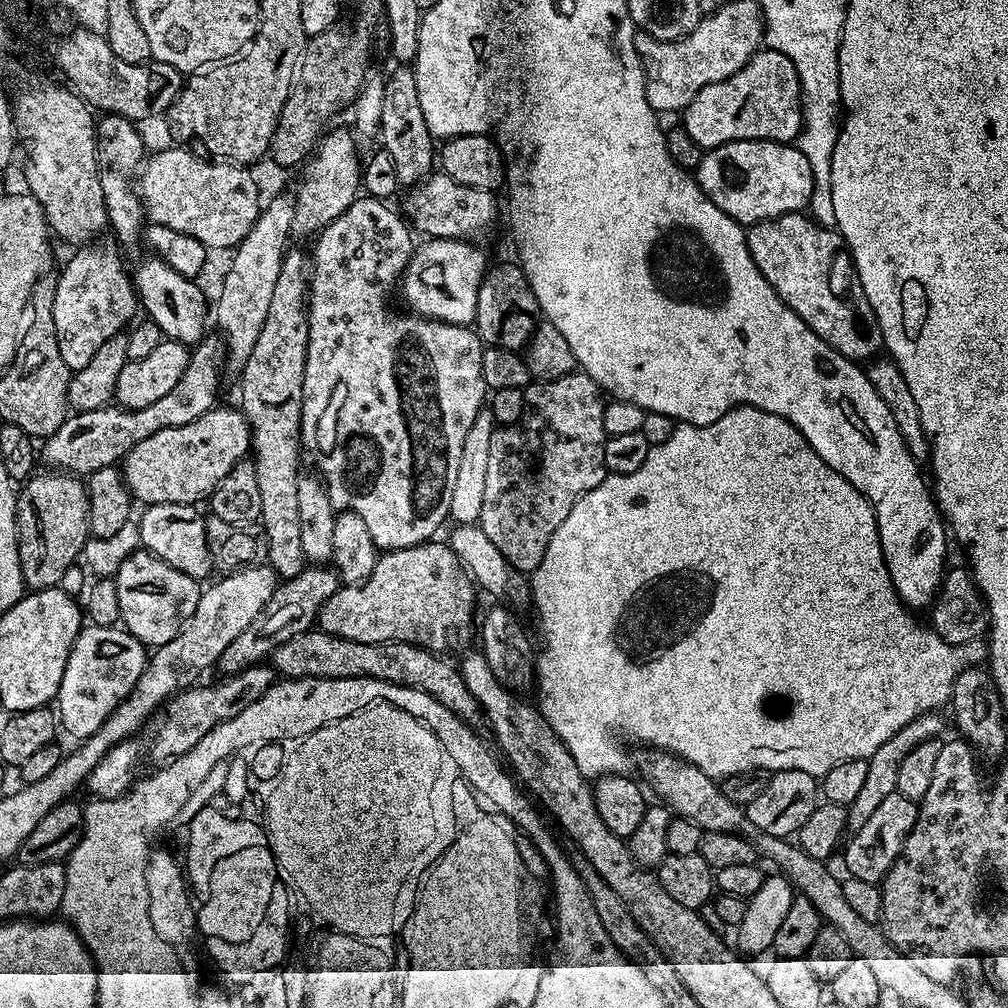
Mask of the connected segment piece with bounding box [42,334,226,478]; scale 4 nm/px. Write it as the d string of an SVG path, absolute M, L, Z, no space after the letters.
M212 334L205 335L204 339L191 349L188 365L186 366L186 374L182 374L182 378L178 378L178 386L173 386L164 397L158 398L158 402L152 403L151 406L142 406L142 410L109 406L69 415L62 422L62 426L58 426L56 433L43 441L43 463L45 460L48 463L45 465L49 469L59 470L77 478L87 478L93 472L119 465L124 457L128 455L128 452L134 450L134 446L138 446L138 442L144 441L145 438L150 438L150 434L158 434L158 430L170 430L174 426L186 426L190 422L202 418L202 414L206 414L212 408L217 407L216 391L220 388L220 368L222 372L225 364L226 349L223 339L216 334L213 334L213 336Z

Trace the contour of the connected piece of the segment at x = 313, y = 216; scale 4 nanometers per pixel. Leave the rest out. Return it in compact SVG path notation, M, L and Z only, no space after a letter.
M344 128L330 132L317 143L303 169L304 177L301 178L296 192L294 191L294 218L291 231L293 237L308 235L311 237L319 233L320 229L334 222L334 218L343 214L361 195L362 160L361 157L356 157L357 137L349 129L348 133Z

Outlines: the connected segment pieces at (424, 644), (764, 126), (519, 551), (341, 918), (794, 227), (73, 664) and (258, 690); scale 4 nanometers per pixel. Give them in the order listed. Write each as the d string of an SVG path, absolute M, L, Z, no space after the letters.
M433 538L425 540L422 544L415 544L409 548L393 548L385 551L379 557L374 566L374 570L370 570L370 576L363 580L360 584L344 584L340 586L337 592L330 597L320 608L318 617L318 628L321 632L329 632L338 638L346 638L350 642L370 642L371 644L414 644L418 648L426 648L430 652L437 654L452 654L448 652L456 652L459 648L467 649L468 643L473 643L474 640L474 620L472 624L472 615L476 612L476 592L478 593L477 585L474 583L471 576L464 568L464 564L454 554L454 550L443 539Z
M765 47L753 54L750 62L746 62L742 70L738 70L738 74L730 74L730 78L714 82L710 86L702 86L702 90L694 94L694 98L684 109L682 119L682 126L690 134L690 138L694 138L694 142L698 142L698 146L705 150L735 140L773 140L775 144L795 141L804 125L804 112L800 108L798 70L786 54Z
M582 370L571 372L562 378L535 381L523 391L525 405L520 420L516 424L497 427L490 438L490 459L486 469L486 491L482 497L482 514L478 523L480 529L486 534L486 538L490 538L490 542L494 542L494 546L498 546L498 550L502 550L502 558L506 558L506 562L510 562L522 573L531 574L542 562L542 558L546 554L546 546L550 546L550 538L554 538L554 530L558 530L558 526L562 526L562 522L566 522L570 510L574 510L574 502L578 502L578 498L583 492L594 490L594 486L601 484L604 477L609 475L609 470L604 465L604 441L606 439L604 435L604 405L606 396L594 382L594 378L586 375Z
M382 703L371 704L338 722L330 722L314 730L293 748L296 749L285 755L283 766L271 780L274 789L268 801L268 825L272 831L273 843L288 852L292 849L292 856L290 852L290 858L286 859L286 871L300 885L308 900L323 912L323 916L340 925L340 928L364 934L367 938L403 933L405 924L412 917L422 877L451 846L452 839L456 836L454 786L458 782L458 769L454 758L450 758L450 750L446 750L446 746L442 746L442 742L438 742L436 735L418 718L410 718L410 714L406 714L406 710L398 710L398 706Z
M787 212L775 220L759 220L747 229L746 235L750 258L754 258L754 266L762 270L762 278L774 286L778 298L782 298L782 302L786 302L786 306L790 306L822 342L838 350L838 354L847 360L857 362L871 361L879 353L876 351L881 351L882 341L874 334L877 331L876 315L859 280L849 278L841 286L839 296L831 276L818 274L831 268L833 249L842 244L839 232L817 224L804 212Z
M97 624L81 627L72 643L70 658L62 674L60 693L54 704L58 709L58 720L68 732L76 728L76 708L117 708L134 690L140 675L144 673L146 648L120 626L103 628Z
M255 666L243 669L233 676L220 678L217 684L204 684L201 688L189 686L164 701L151 721L152 733L148 736L148 752L156 762L167 762L175 756L186 754L205 735L222 722L242 714L250 702L258 702L271 684L276 683L278 673L271 666Z

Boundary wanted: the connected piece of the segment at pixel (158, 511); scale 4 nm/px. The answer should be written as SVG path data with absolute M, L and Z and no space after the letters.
M149 504L138 519L140 548L153 552L166 566L182 570L191 580L203 581L207 572L213 571L210 550L206 542L206 528L196 504Z

